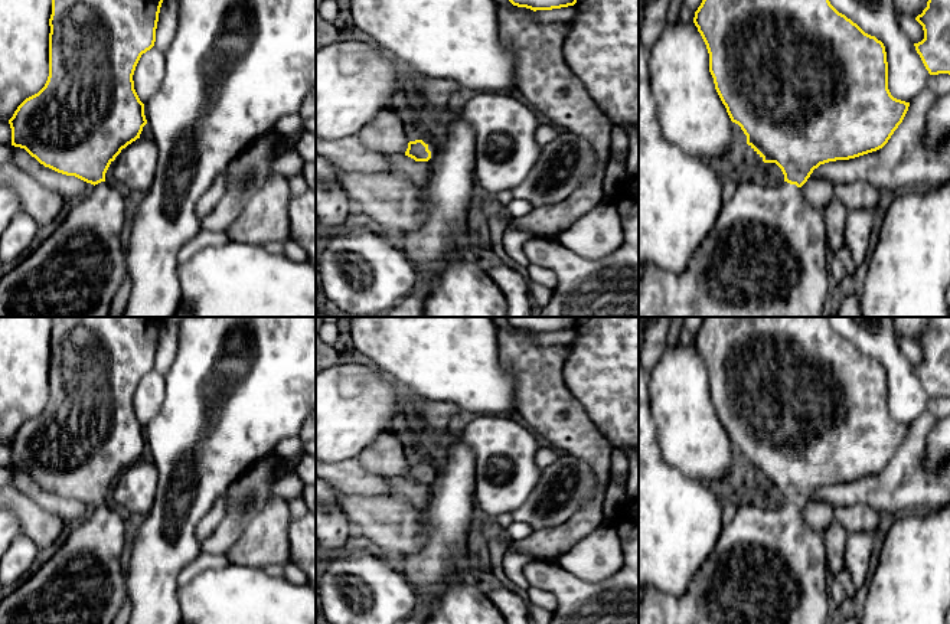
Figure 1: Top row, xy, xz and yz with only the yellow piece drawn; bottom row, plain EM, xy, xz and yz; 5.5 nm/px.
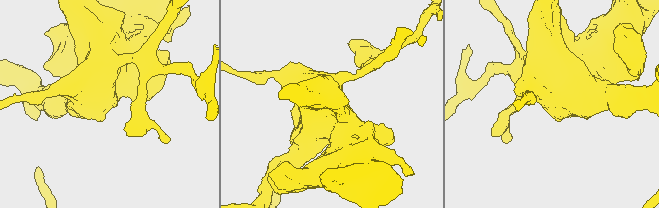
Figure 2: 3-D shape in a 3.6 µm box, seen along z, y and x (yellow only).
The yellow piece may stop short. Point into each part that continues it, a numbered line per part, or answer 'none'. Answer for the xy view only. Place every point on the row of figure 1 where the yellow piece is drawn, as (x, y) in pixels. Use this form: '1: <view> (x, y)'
1: xy (77, 271)

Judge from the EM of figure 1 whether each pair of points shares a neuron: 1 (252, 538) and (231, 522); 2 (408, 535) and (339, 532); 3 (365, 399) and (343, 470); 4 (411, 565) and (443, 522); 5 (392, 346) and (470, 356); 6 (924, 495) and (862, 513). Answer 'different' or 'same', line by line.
1: different
2: different
3: different
4: same
5: same
6: different

